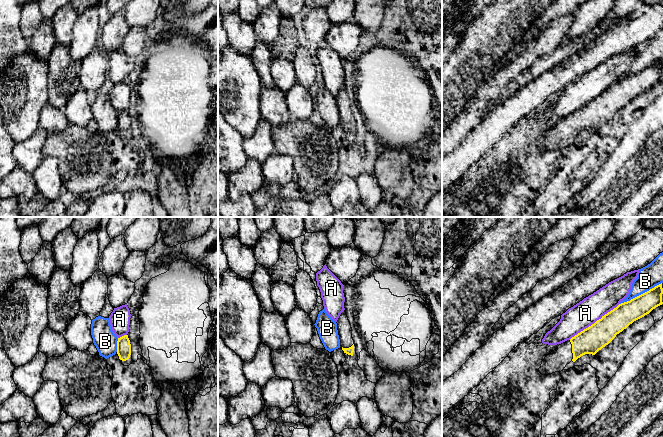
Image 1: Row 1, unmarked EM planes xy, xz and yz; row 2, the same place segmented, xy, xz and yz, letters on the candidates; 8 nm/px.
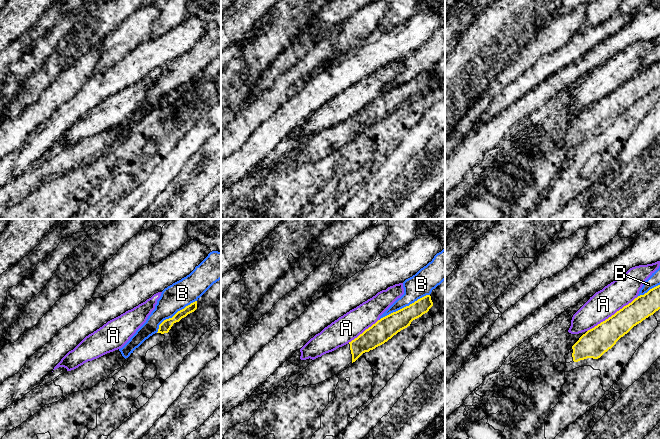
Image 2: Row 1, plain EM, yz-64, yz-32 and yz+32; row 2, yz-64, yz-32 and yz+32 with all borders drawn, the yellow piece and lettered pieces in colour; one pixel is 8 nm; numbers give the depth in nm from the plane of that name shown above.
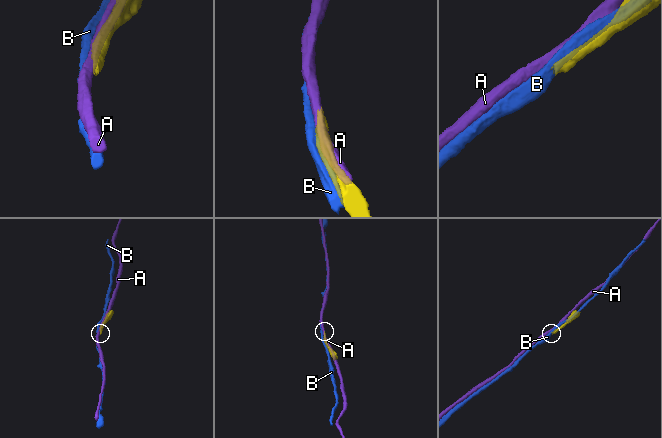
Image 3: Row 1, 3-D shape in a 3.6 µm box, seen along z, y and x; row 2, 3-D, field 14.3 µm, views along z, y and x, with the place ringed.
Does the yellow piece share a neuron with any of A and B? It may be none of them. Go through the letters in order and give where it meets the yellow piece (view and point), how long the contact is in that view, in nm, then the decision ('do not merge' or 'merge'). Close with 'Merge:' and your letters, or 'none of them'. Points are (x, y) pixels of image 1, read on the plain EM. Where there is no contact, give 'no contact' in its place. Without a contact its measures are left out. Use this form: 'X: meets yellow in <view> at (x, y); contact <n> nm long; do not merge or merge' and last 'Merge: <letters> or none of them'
A: meets yellow in yz at (595, 98); contact 500 nm long; do not merge
B: meets yellow in yz at (641, 70); contact 380 nm long; do not merge
Merge: none of them

